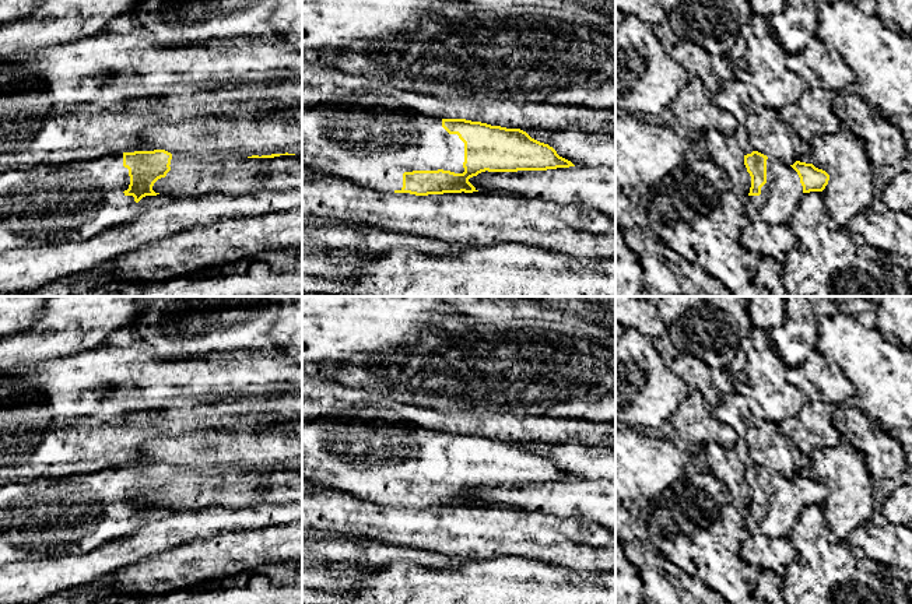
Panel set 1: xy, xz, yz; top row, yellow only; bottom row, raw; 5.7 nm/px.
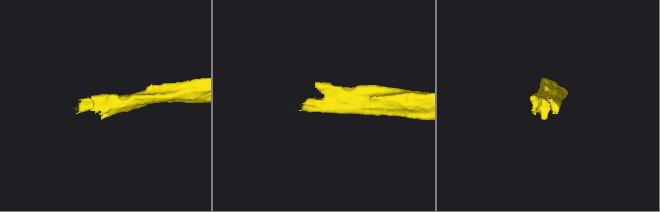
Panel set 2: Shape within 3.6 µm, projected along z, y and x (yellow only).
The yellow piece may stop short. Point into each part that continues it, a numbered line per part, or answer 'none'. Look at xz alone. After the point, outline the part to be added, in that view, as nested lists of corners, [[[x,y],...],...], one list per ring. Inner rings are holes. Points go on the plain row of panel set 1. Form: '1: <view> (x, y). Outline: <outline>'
1: xz (371, 460). Outline: [[[320,418],[302,422],[302,480],[351,494],[359,499],[394,505],[403,501],[403,487],[450,484],[463,487],[464,456],[442,440],[442,431],[408,424],[364,419]]]

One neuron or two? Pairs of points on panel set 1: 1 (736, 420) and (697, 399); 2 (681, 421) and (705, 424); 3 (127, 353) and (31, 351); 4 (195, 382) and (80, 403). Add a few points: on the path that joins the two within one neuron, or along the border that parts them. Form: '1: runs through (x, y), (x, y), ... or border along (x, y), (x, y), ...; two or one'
1: border along (711, 408), (725, 422); two
2: runs through (687, 421), (700, 424); one
3: border along (97, 346), (74, 355), (49, 361); two
4: border along (65, 397), (91, 392), (98, 399); two

